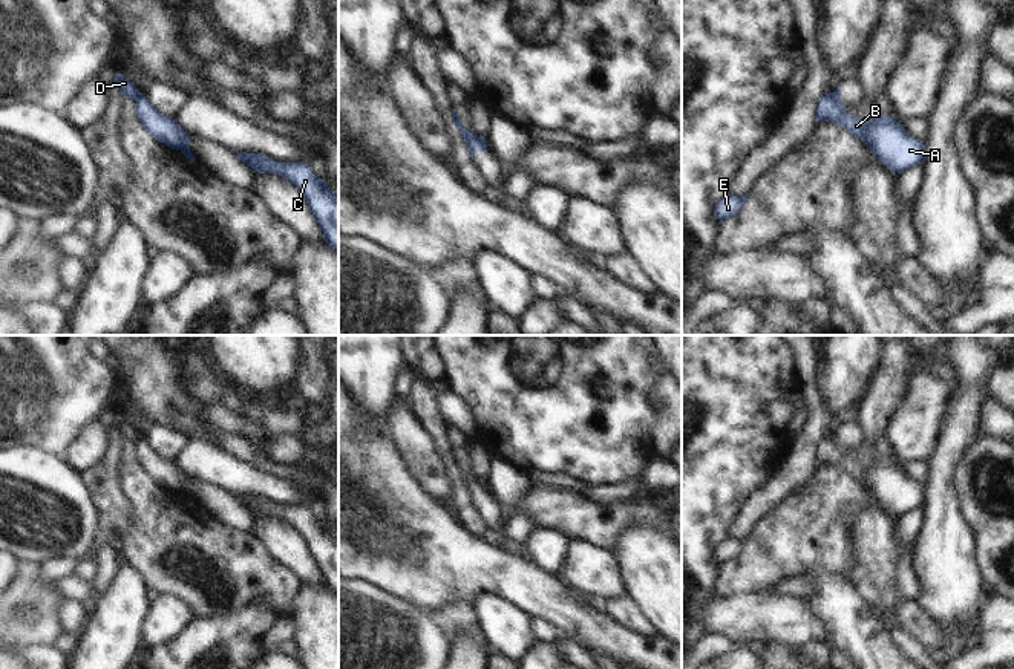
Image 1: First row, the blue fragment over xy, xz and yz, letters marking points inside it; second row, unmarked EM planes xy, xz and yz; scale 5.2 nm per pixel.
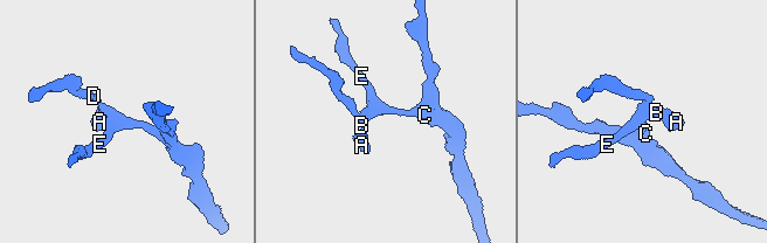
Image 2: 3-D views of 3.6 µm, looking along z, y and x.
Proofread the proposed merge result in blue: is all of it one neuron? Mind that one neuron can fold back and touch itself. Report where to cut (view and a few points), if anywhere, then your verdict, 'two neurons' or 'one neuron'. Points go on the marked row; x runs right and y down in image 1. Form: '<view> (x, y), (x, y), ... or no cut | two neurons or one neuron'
xy (140, 94), (135, 98) | two neurons

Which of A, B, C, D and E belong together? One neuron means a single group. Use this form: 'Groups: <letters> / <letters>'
Groups: A B C E / D.

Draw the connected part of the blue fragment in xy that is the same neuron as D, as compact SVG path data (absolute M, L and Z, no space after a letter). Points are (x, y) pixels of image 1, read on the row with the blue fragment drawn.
M116 73L115 81L116 81L118 90L124 98L136 100L136 96L139 95L139 90L127 77L124 77L123 73Z

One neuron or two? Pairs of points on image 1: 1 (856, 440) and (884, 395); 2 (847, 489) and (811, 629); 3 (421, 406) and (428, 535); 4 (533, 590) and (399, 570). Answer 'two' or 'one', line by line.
1: two
2: two
3: two
4: one

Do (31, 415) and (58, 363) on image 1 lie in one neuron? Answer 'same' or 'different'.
same

